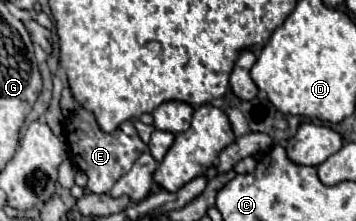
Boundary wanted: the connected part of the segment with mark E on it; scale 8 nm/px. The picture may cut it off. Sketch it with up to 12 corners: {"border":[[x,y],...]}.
{"border":[[77,109],[71,161],[93,193],[109,193],[145,151],[131,121],[103,133]]}

